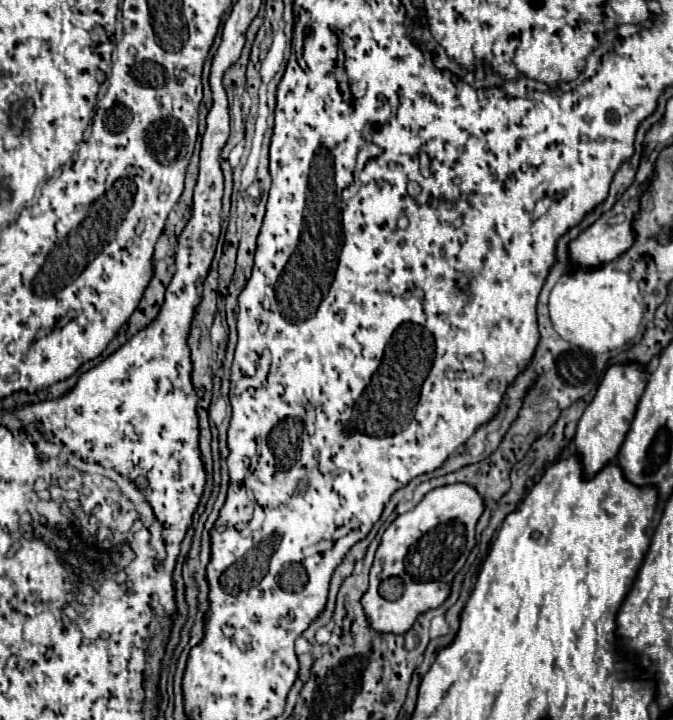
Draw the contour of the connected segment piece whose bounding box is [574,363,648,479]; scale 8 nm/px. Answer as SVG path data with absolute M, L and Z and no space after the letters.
M634 363L614 365L606 371L606 375L598 387L598 393L592 399L592 403L586 407L586 411L578 423L576 435L574 435L574 447L576 447L576 455L580 459L584 477L588 477L588 479L594 477L598 471L602 471L606 465L610 465L612 459L616 459L618 449L630 429L638 399L644 393L646 375L648 373Z

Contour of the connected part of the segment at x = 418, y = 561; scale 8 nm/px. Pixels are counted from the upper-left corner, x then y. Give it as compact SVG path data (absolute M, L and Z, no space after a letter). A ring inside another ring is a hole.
M456 483L432 489L412 511L398 515L390 523L370 569L370 587L362 597L372 629L406 633L420 613L440 607L450 597L452 581L476 545L476 523L484 509L484 499L474 487ZM390 575L404 579L404 595L396 601L386 601L378 593L378 585Z

